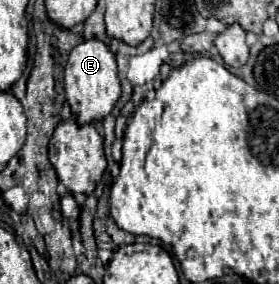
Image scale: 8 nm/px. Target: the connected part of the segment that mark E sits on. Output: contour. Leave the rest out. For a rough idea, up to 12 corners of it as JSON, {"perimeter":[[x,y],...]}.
{"perimeter":[[75,46],[65,100],[79,124],[97,124],[121,96],[113,52]]}

